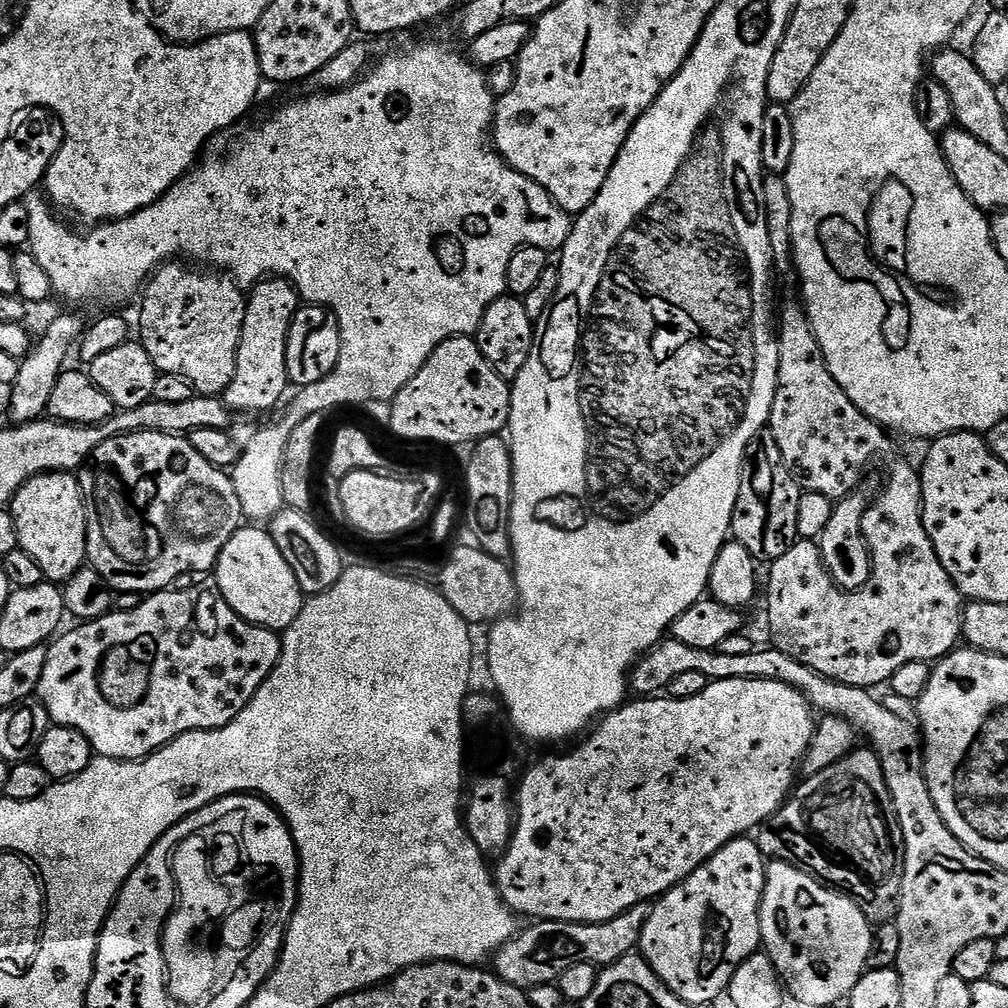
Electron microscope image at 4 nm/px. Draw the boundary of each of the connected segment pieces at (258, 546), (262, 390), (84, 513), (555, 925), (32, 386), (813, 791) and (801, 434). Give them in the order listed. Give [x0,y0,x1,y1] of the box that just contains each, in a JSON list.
[[215,526,306,630],[222,278,302,414],[10,472,88,586],[494,902,652,990],[8,316,86,425],[758,750,904,926],[767,303,889,499]]

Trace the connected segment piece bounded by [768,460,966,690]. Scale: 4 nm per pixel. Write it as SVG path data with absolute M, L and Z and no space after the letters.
M904 460L898 461L888 476L888 485L885 486L884 493L877 500L875 497L874 503L869 507L862 522L864 537L868 539L868 545L872 547L872 577L867 586L858 589L857 592L845 592L832 581L832 575L824 567L824 559L820 556L819 543L811 540L801 539L786 554L782 554L782 558L771 561L769 568L772 569L768 572L768 628L772 631L771 643L782 654L790 654L790 658L802 662L802 666L810 666L810 670L814 670L826 678L849 684L855 688L869 690L875 689L875 684L887 685L891 681L892 675L898 670L902 670L902 666L906 666L906 662L939 662L943 660L961 643L966 600L956 589L956 584L950 578L950 574L946 574L946 570L926 534L923 507L924 499L922 498L922 482L919 471L915 467L912 469Z

